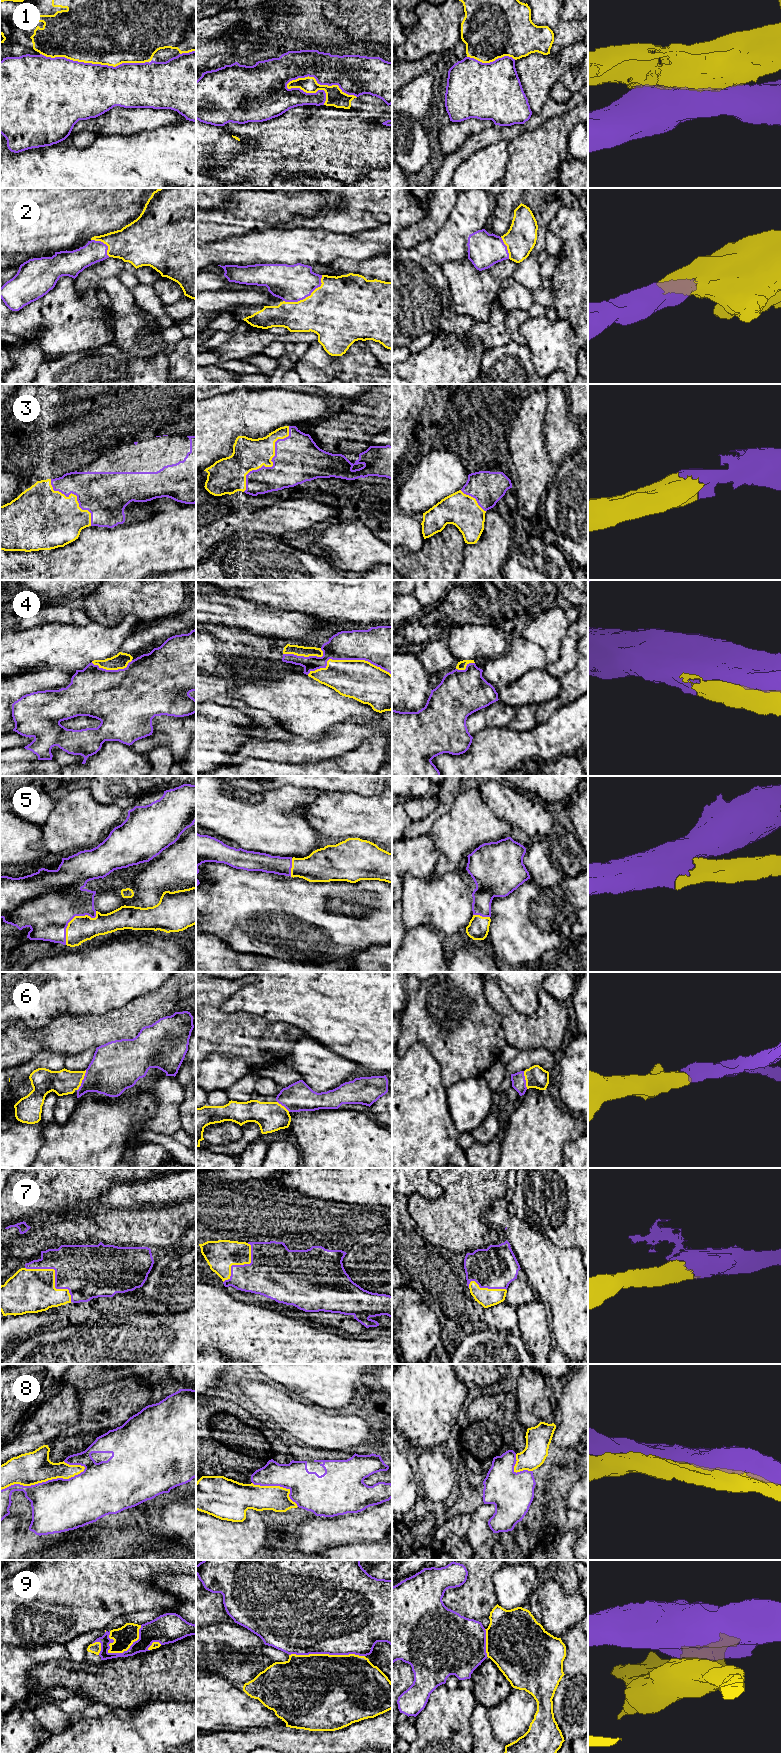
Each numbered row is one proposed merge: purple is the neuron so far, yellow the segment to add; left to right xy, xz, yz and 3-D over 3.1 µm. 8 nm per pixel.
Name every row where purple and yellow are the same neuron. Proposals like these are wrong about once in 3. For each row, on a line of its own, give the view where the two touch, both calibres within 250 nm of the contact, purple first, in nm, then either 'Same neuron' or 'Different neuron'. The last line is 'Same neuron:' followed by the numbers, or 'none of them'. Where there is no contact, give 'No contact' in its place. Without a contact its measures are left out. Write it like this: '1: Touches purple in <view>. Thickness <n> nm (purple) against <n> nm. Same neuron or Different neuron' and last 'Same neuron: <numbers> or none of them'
1: Touches purple in xz. Thickness 280 nm (purple) against 150 nm. Different neuron
2: Touches purple in xz. Thickness 300 nm (purple) against 460 nm. Same neuron
3: Touches purple in xz. Thickness 380 nm (purple) against 260 nm. Same neuron
4: Touches purple in xz. Thickness 280 nm (purple) against 320 nm. Same neuron
5: Touches purple in xy. Thickness 480 nm (purple) against 200 nm. Same neuron
6: Touches purple in xy. Thickness 360 nm (purple) against 200 nm. Same neuron
7: Touches purple in xy. Thickness 420 nm (purple) against 360 nm. Same neuron
8: Touches purple in xy. Thickness 440 nm (purple) against 260 nm. Same neuron
9: Touches purple in xz. Thickness 500 nm (purple) against 480 nm. Different neuron
Same neuron: 2, 3, 4, 5, 6, 7, 8

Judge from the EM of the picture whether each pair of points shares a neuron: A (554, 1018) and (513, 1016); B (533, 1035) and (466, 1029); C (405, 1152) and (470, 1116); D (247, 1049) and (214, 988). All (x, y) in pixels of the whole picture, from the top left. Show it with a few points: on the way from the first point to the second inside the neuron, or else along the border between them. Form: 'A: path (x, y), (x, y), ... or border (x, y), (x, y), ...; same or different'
A: path (544, 1022), (523, 1022); same
B: border (494, 1010), (501, 1015), (501, 1036), (507, 1043); different
C: border (448, 1102), (452, 1123), (459, 1133); different
D: path (232, 1034), (214, 1016), (214, 1003); same

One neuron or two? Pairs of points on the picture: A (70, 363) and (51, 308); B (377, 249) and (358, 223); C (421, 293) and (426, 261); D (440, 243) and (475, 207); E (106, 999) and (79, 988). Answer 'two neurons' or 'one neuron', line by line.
A: two neurons
B: two neurons
C: one neuron
D: one neuron
E: one neuron

